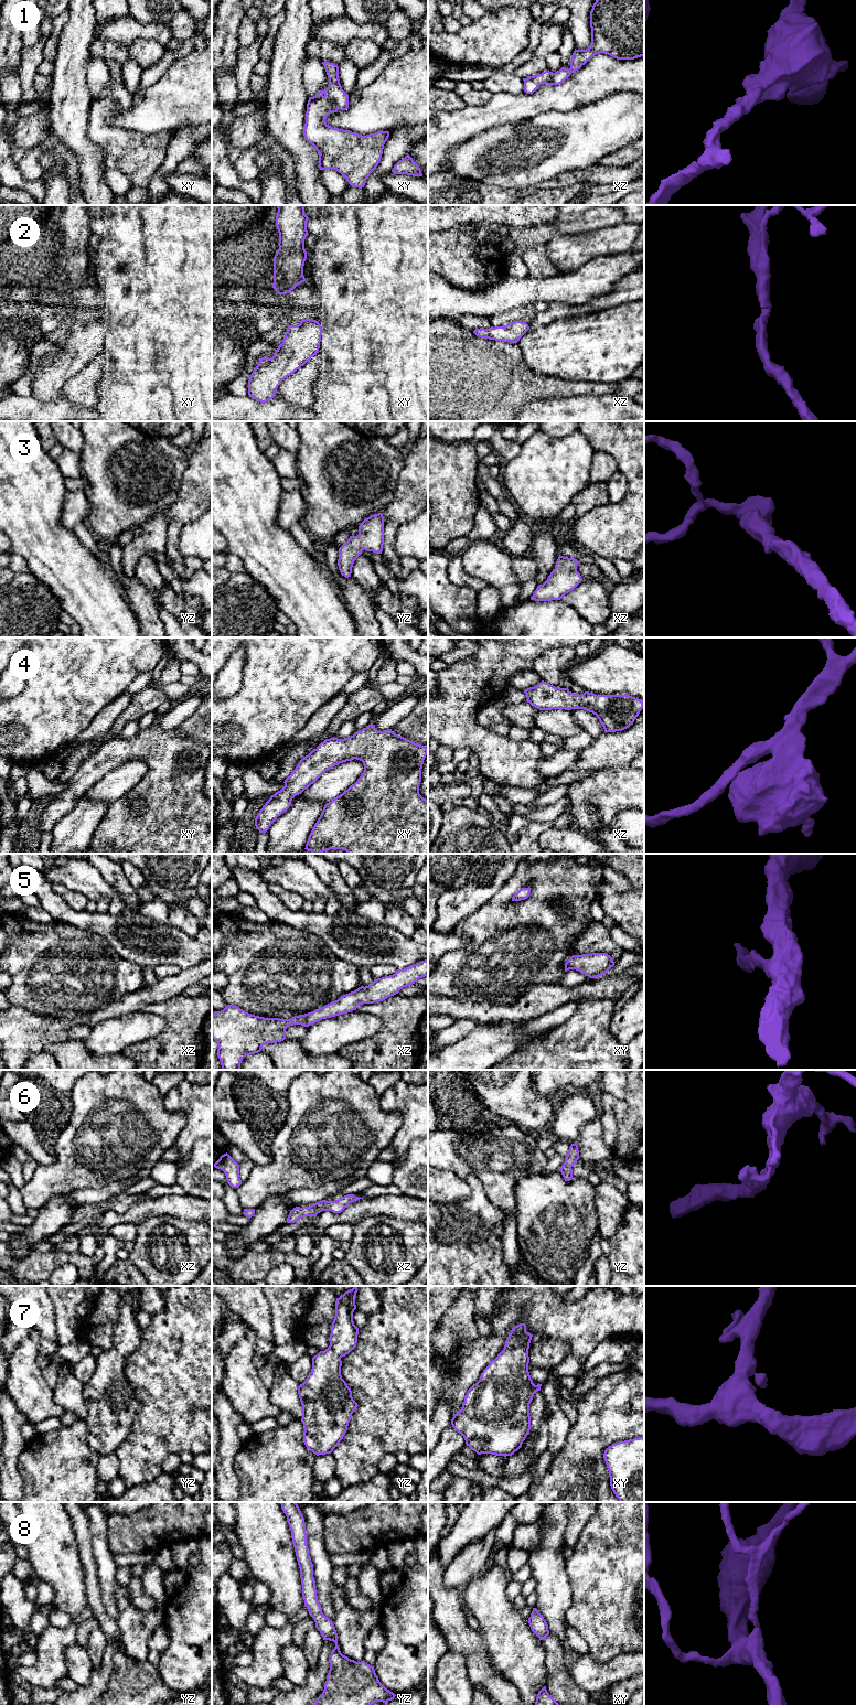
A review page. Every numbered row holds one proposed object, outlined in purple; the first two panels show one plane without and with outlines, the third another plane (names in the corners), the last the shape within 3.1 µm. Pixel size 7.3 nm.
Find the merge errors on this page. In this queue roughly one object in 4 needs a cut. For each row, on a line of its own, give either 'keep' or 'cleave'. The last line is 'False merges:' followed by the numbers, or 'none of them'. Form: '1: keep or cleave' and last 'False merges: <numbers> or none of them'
1: keep
2: keep
3: keep
4: keep
5: keep
6: keep
7: keep
8: keep
False merges: none of them

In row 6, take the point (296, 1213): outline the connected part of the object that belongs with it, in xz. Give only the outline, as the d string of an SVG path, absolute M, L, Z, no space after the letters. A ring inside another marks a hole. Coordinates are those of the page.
M347 1194L336 1201L322 1200L311 1204L310 1207L303 1207L303 1208L296 1207L290 1211L287 1218L287 1223L295 1223L304 1216L317 1216L317 1214L322 1211L341 1213L350 1203L357 1201L360 1199L363 1198L357 1198L354 1194Z

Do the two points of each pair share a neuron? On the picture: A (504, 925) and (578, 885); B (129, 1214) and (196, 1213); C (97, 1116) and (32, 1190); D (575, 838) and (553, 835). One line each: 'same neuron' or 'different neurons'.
A: same neuron
B: same neuron
C: same neuron
D: same neuron

